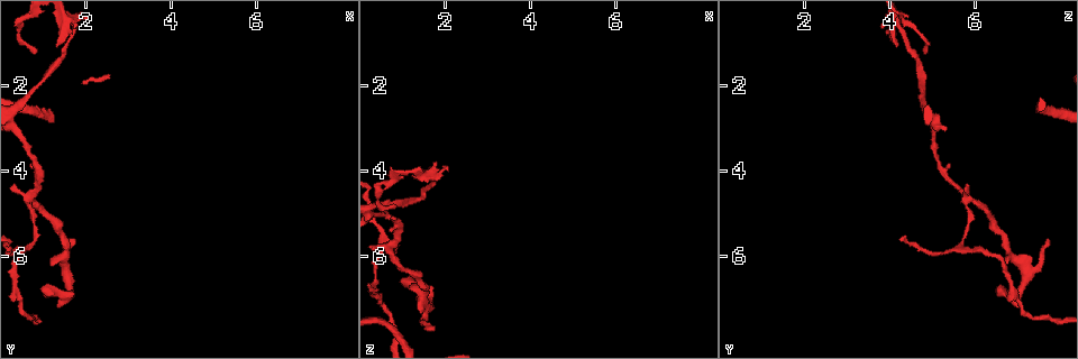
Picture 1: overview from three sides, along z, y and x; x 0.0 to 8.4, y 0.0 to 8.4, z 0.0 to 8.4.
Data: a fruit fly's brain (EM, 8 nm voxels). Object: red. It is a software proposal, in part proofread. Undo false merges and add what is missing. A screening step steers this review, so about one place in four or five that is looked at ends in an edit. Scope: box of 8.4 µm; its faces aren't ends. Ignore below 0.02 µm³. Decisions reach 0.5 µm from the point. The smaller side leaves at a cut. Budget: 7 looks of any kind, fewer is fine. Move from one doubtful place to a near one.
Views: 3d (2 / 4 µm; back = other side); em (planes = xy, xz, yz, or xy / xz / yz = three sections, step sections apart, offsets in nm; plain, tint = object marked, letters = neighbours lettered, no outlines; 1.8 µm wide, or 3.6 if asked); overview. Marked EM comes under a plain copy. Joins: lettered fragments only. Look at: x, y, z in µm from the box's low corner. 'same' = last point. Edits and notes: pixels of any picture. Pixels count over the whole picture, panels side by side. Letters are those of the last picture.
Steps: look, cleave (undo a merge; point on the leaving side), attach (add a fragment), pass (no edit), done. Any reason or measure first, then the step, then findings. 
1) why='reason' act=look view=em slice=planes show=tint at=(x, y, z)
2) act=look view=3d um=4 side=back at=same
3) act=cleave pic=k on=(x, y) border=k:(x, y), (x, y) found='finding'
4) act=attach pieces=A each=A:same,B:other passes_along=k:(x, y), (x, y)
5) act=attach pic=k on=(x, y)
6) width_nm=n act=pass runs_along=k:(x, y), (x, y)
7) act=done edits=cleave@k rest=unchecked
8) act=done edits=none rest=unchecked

why='three-way junction' act=look view=3d um=4 at=(0.65, 4.65, 5.75)

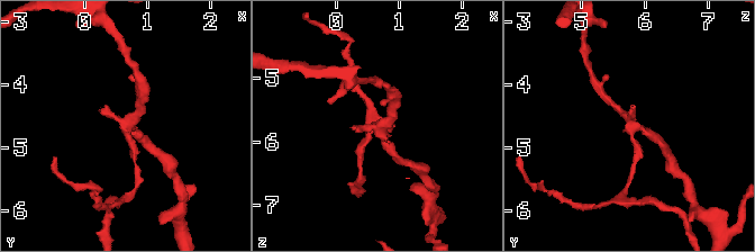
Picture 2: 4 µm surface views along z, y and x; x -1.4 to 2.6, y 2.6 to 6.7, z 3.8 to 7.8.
arms=3 act=look view=em slice=planes show=letters at=(0.65, 4.65, 5.80)

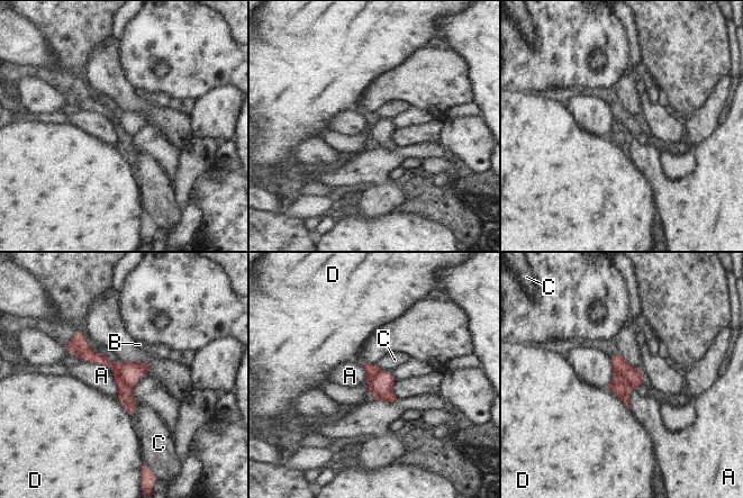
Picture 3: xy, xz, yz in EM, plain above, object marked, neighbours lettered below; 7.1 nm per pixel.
act=cleave pic=3 on=(125, 395) each=A:other,B:other,C:other,D:other border=3:(118, 364), (118, 373), (133, 387) found='two cells meet here'

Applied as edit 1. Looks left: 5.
why='see it whole again' act=look view=overview

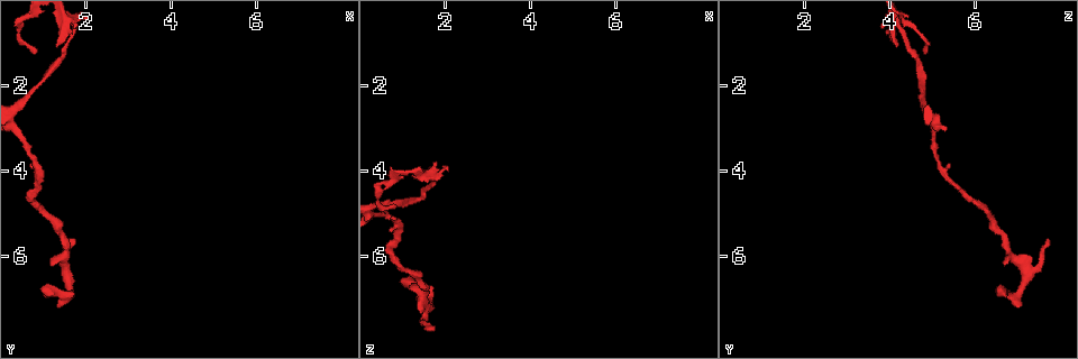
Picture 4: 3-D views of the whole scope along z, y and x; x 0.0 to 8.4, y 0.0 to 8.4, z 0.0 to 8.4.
why='branch stops here' act=look view=3d um=4 at=(1.00, 6.75, 6.55)

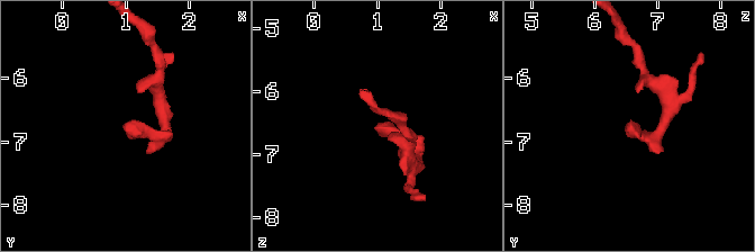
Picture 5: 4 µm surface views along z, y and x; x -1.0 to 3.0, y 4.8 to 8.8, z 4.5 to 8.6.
why='shape alone is not enough' act=look view=em slice=xy step=8 show=tint at=(1.00, 6.75, 6.50)

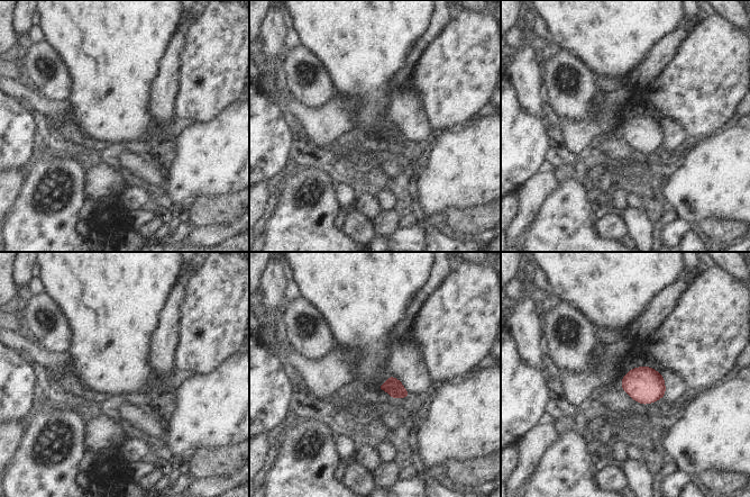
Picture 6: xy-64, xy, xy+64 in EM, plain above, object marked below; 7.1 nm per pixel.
act=look view=em slice=planes show=letters at=same

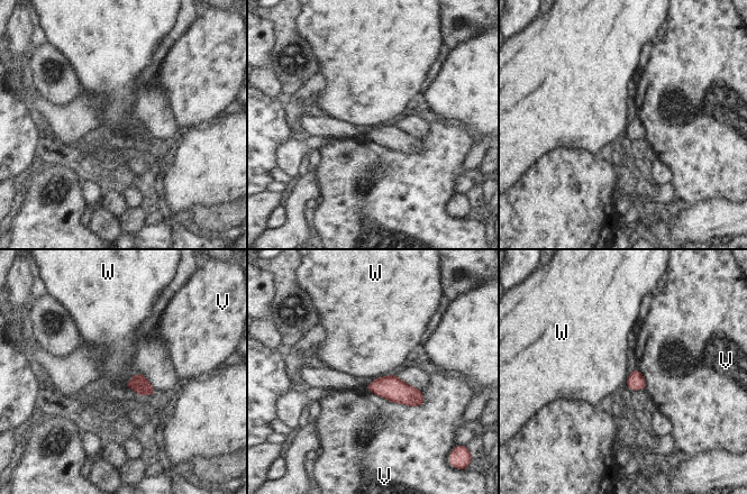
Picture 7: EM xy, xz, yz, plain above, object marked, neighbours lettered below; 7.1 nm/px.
act=pass each=V:other,W:other found='none of them fits'

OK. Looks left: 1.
why='tapers out' act=look view=em slice=planes show=letters at=(1.40, 1.00, 4.15)

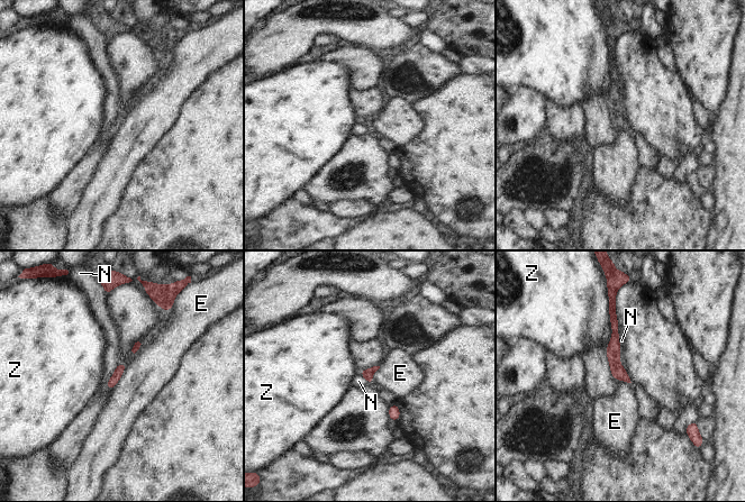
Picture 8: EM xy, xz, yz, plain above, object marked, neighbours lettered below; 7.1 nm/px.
longest_contact=Z:380nm act=pass each=E:other,N:other,Z:other runs_along=8:(611, 310), (615, 366), (626, 379) found='no lettered fragment goes on from it'

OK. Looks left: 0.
act=done edits=cleave@3 rest=unchecked

